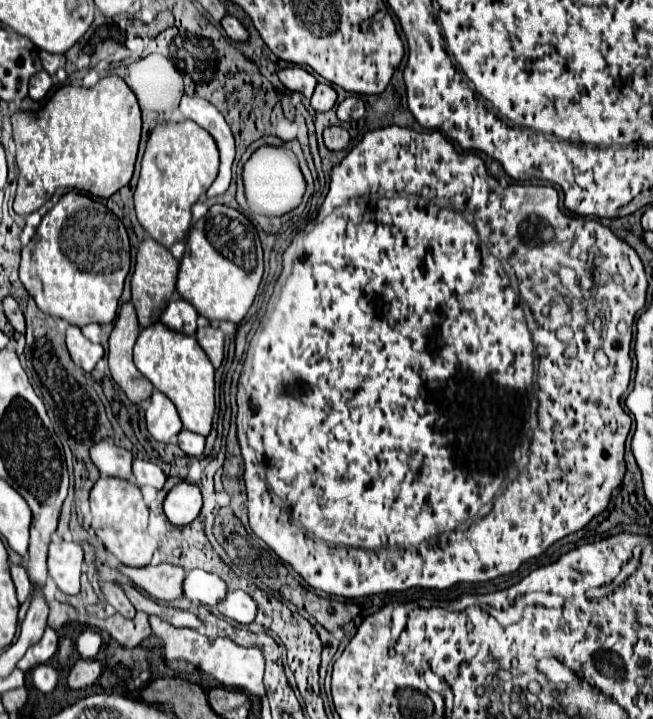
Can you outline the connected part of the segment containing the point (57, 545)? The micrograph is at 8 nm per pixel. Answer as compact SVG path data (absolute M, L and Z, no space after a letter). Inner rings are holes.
M54 541L48 553L48 573L56 581L58 589L66 595L76 595L80 591L84 551L80 543L74 541Z

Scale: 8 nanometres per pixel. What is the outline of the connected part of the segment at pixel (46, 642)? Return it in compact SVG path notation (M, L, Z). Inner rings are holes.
M48 627L44 631L44 637L26 651L26 655L20 659L16 667L22 671L32 671L36 665L46 663L56 653L56 649L58 649L58 635L54 629Z

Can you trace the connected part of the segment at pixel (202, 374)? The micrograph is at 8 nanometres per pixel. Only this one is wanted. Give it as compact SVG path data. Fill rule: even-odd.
M154 323L140 331L134 347L134 363L138 371L152 381L152 385L162 391L178 409L184 429L200 435L208 435L212 429L212 419L216 411L214 399L214 367L198 345L194 337L170 331L162 323Z

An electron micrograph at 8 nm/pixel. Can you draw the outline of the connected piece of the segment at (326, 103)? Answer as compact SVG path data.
M318 83L316 85L316 91L314 91L312 99L310 99L310 103L312 103L312 107L316 111L330 111L334 107L334 103L336 103L336 97L338 95L336 95L336 91L334 91L332 85Z

